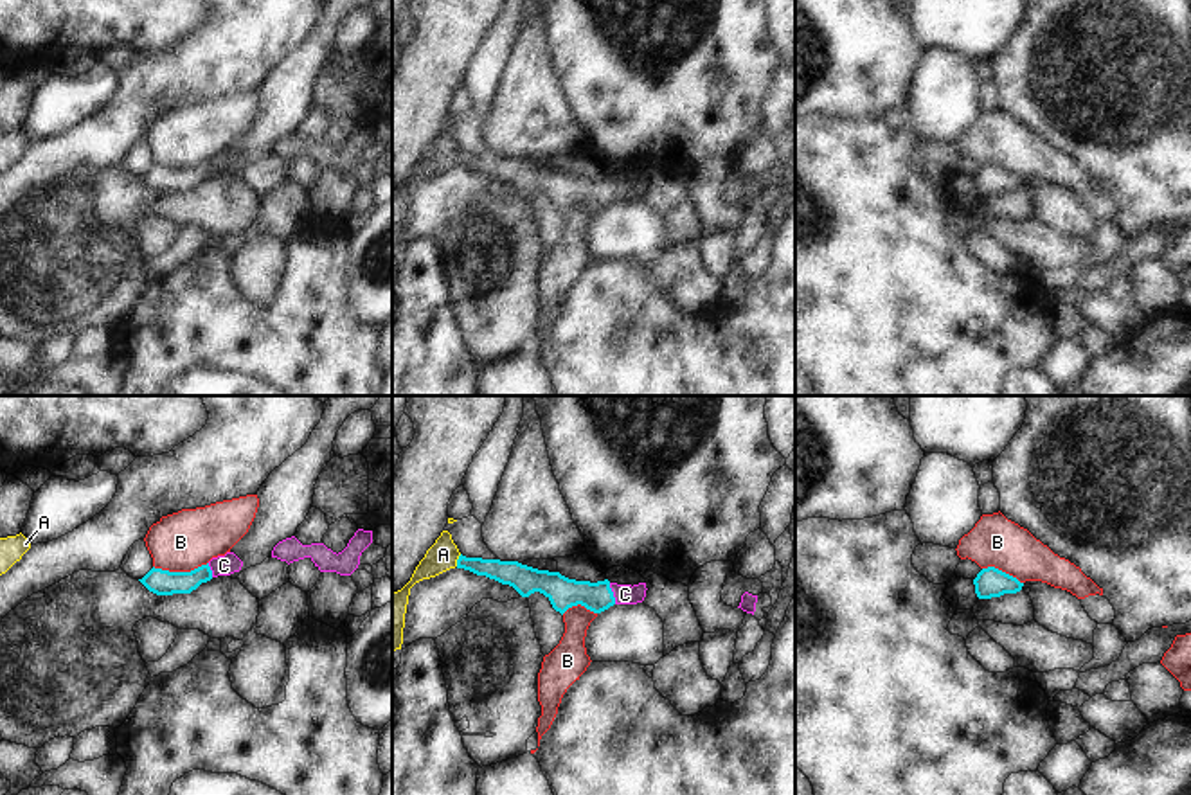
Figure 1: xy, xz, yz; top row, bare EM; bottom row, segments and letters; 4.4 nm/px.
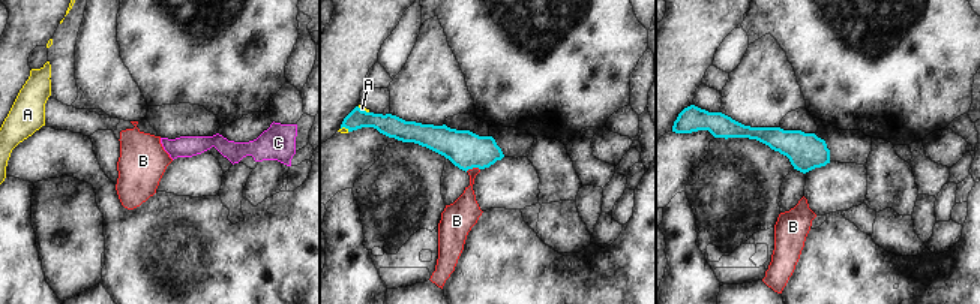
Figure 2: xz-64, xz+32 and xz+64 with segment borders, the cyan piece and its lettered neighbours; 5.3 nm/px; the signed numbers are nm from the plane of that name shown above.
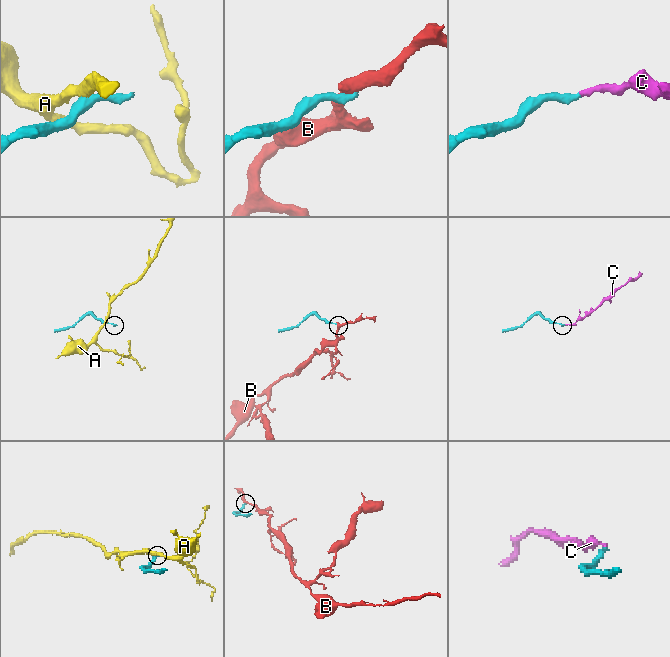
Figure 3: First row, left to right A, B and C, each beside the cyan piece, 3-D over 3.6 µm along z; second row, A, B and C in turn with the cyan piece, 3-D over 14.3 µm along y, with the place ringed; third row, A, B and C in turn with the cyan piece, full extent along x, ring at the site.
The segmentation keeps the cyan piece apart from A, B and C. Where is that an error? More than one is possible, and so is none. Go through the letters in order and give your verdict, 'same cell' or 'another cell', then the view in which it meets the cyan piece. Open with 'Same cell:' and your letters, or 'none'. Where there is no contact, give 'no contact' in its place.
Same cell: C
A: another cell; meets cyan in xz
B: another cell; meets cyan in xy
C: same cell; meets cyan in xz

